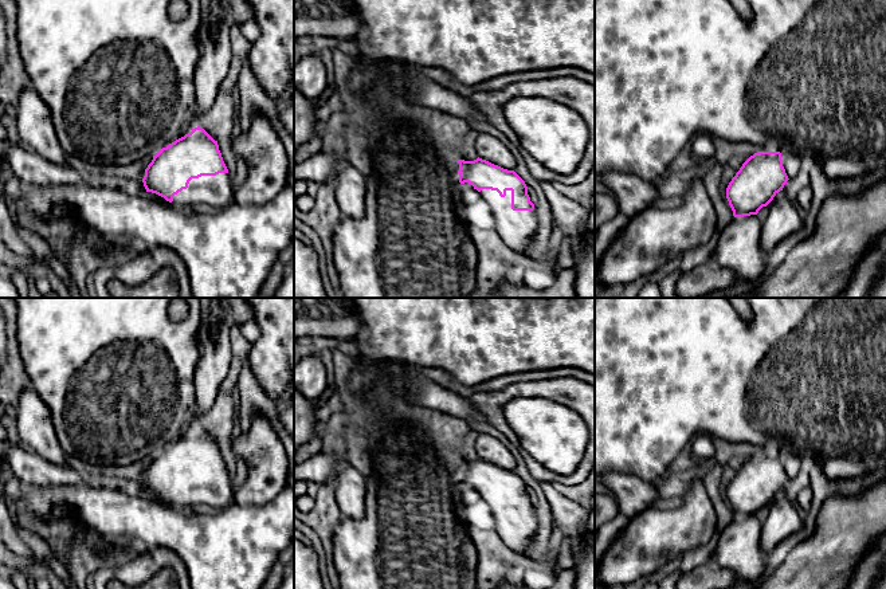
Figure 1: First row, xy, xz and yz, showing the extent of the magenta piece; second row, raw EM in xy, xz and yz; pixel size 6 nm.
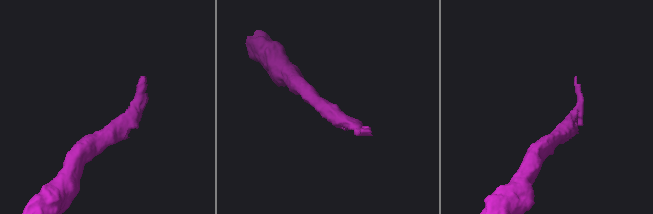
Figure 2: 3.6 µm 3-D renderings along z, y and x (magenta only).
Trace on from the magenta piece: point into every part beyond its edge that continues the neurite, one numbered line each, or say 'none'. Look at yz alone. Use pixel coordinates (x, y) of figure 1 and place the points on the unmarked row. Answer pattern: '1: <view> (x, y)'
none

